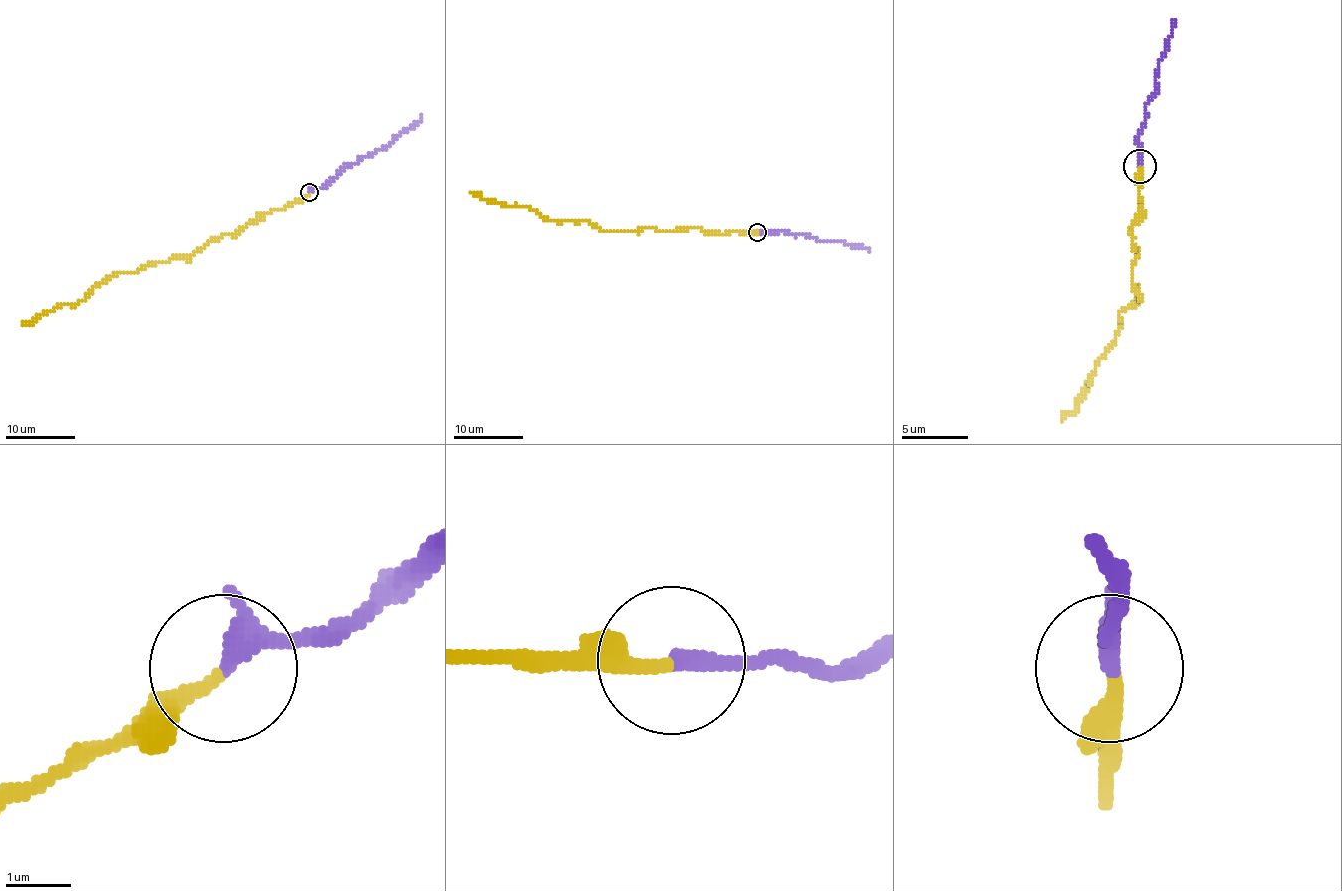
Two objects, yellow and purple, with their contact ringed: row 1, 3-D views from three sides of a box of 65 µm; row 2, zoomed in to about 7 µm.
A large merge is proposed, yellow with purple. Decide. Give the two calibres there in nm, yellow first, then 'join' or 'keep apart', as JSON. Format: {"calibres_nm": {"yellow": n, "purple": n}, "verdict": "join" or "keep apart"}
{"calibres_nm": {"yellow": 220, "purple": 240}, "verdict": "keep apart"}

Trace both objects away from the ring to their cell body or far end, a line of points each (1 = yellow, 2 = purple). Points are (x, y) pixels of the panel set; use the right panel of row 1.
1: (1138, 167), (1142, 207), (1132, 224), (1138, 297), (1118, 314), (1115, 344), (1061, 421)
2: (1138, 167), (1145, 117), (1165, 40), (1175, 20)

